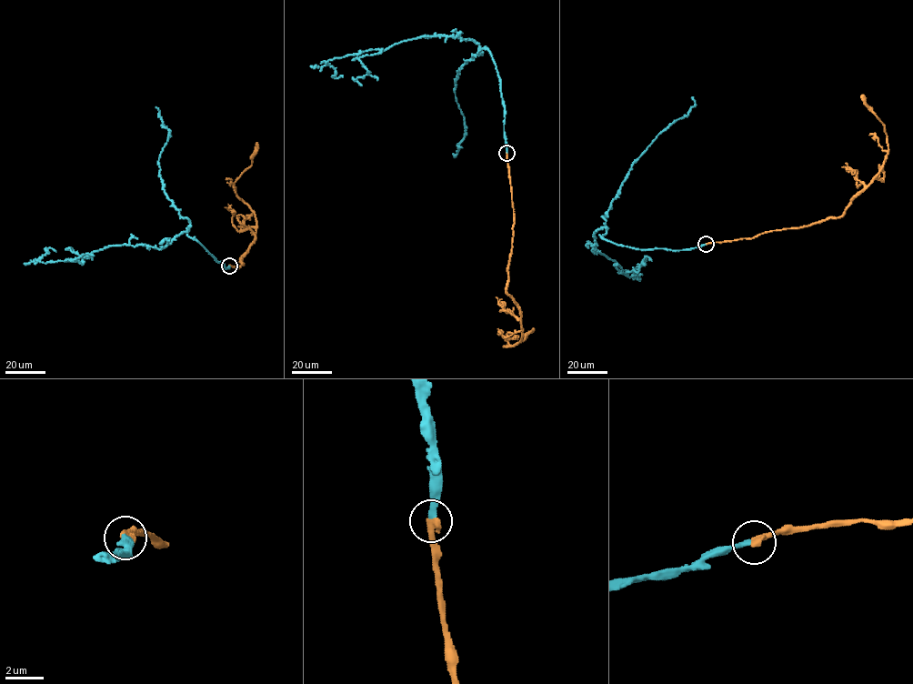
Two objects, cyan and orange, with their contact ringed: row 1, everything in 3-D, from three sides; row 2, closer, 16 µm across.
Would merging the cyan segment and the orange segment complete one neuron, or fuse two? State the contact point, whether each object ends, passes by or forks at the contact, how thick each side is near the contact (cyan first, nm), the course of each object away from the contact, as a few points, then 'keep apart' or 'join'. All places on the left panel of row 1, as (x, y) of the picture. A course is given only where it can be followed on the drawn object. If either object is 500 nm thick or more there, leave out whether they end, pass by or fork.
(229, 266) | cyan ends | orange ends | 300/400 nm | cyan via (229, 266), (187, 229), (159, 249), (109, 246), (72, 261), (39, 261), (46, 249), (56, 251) | orange via (229, 266), (244, 265), (241, 256), (255, 238), (254, 211), (237, 196), (235, 183), (251, 165), (257, 143) | join

